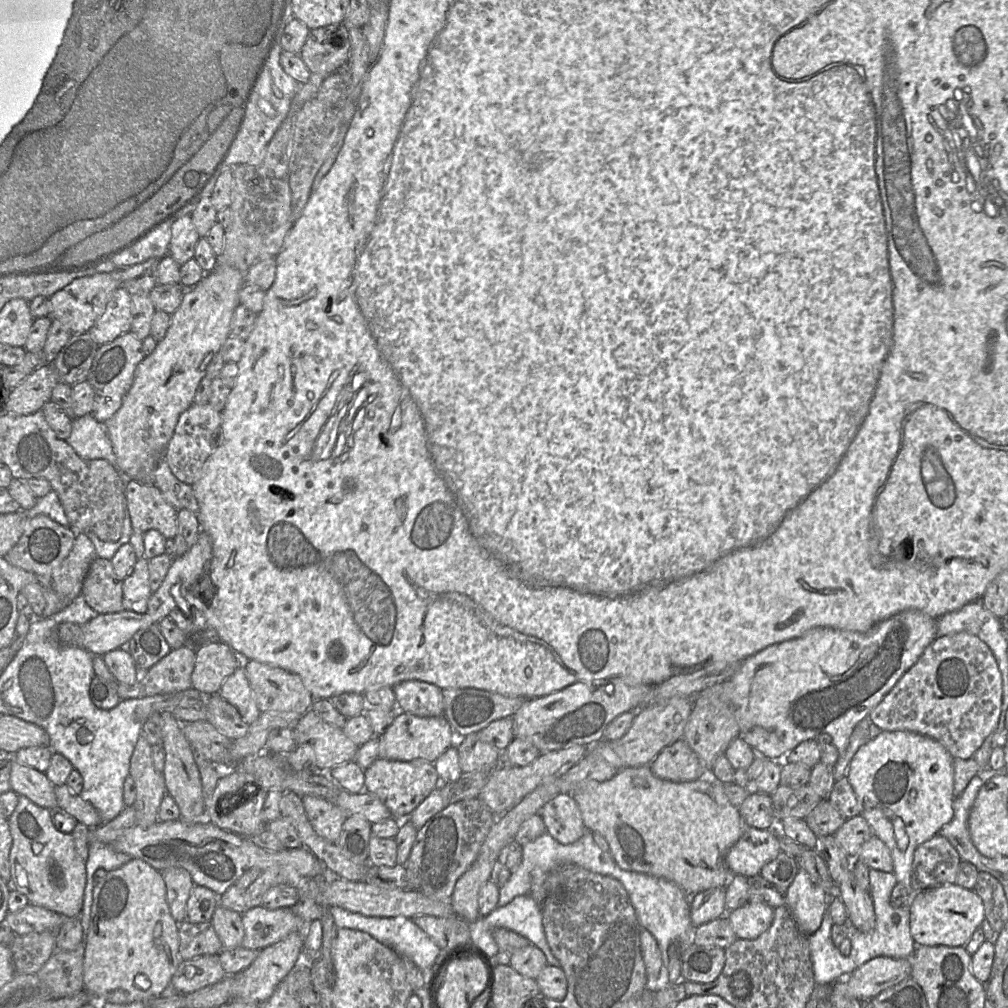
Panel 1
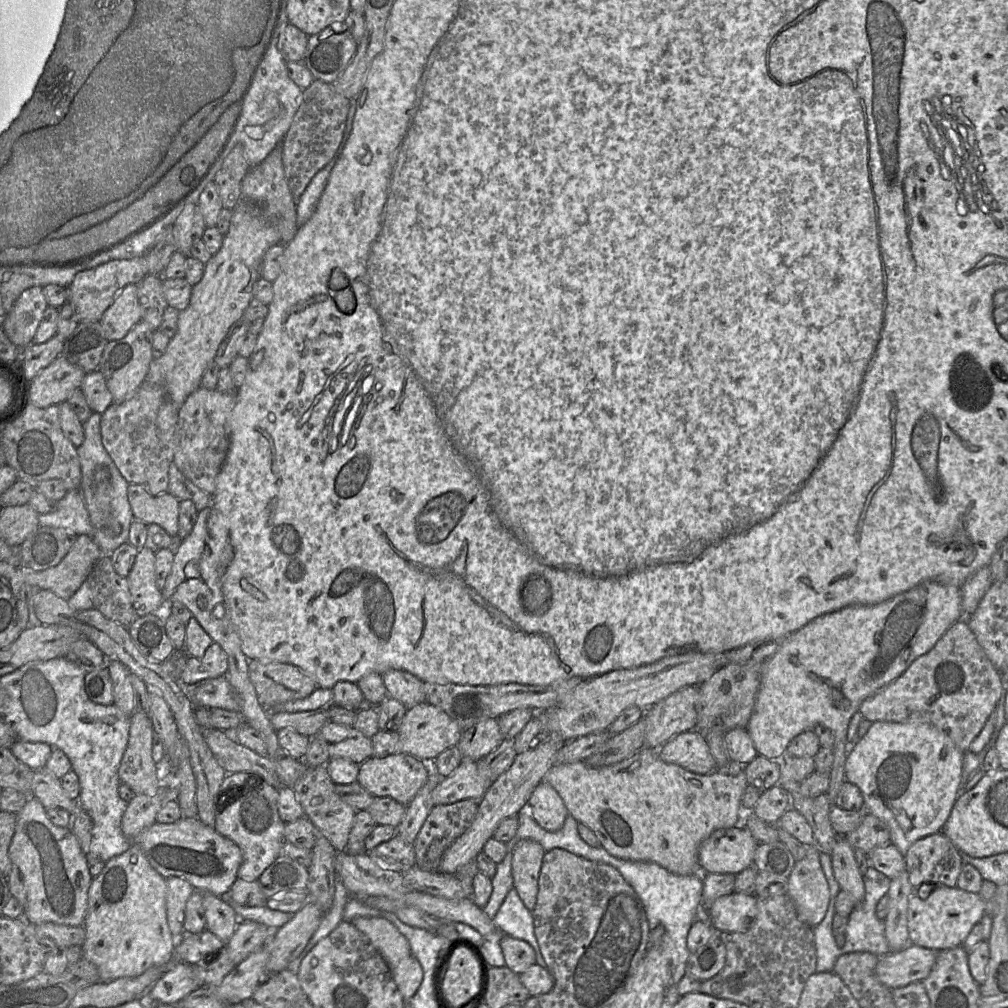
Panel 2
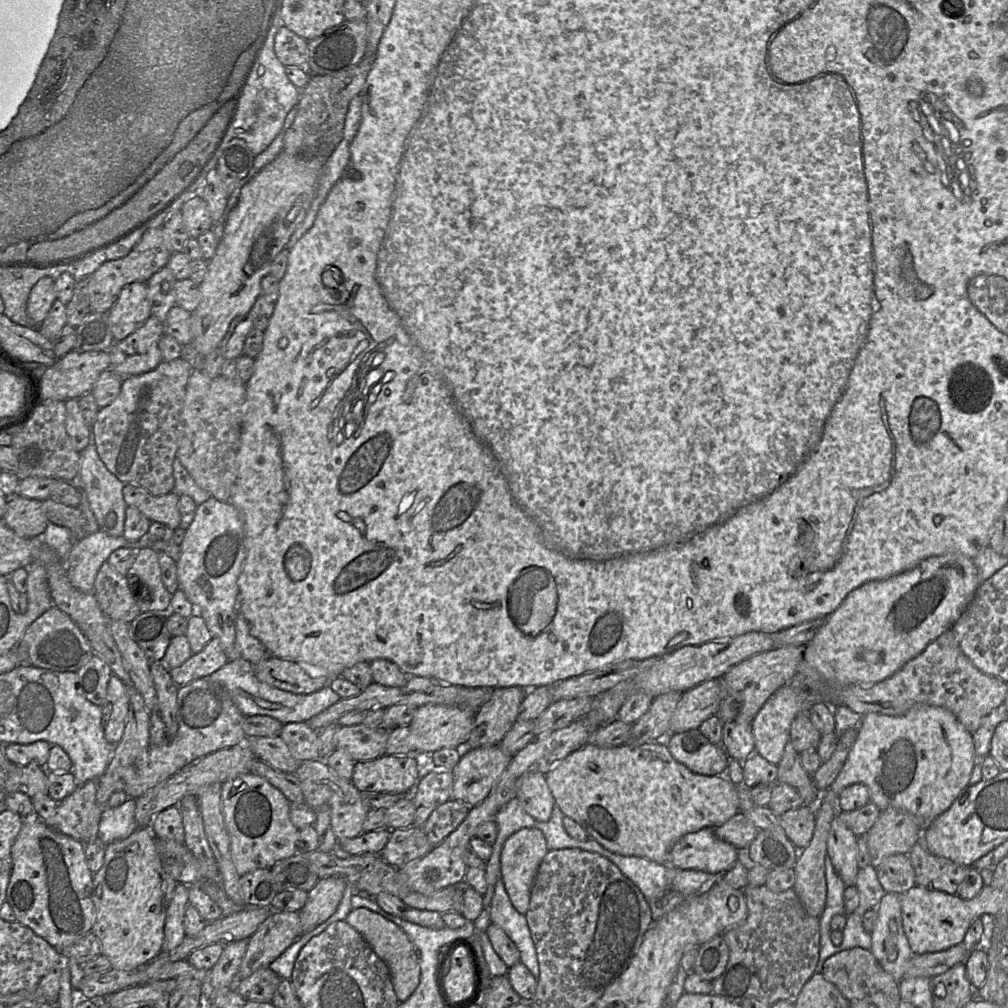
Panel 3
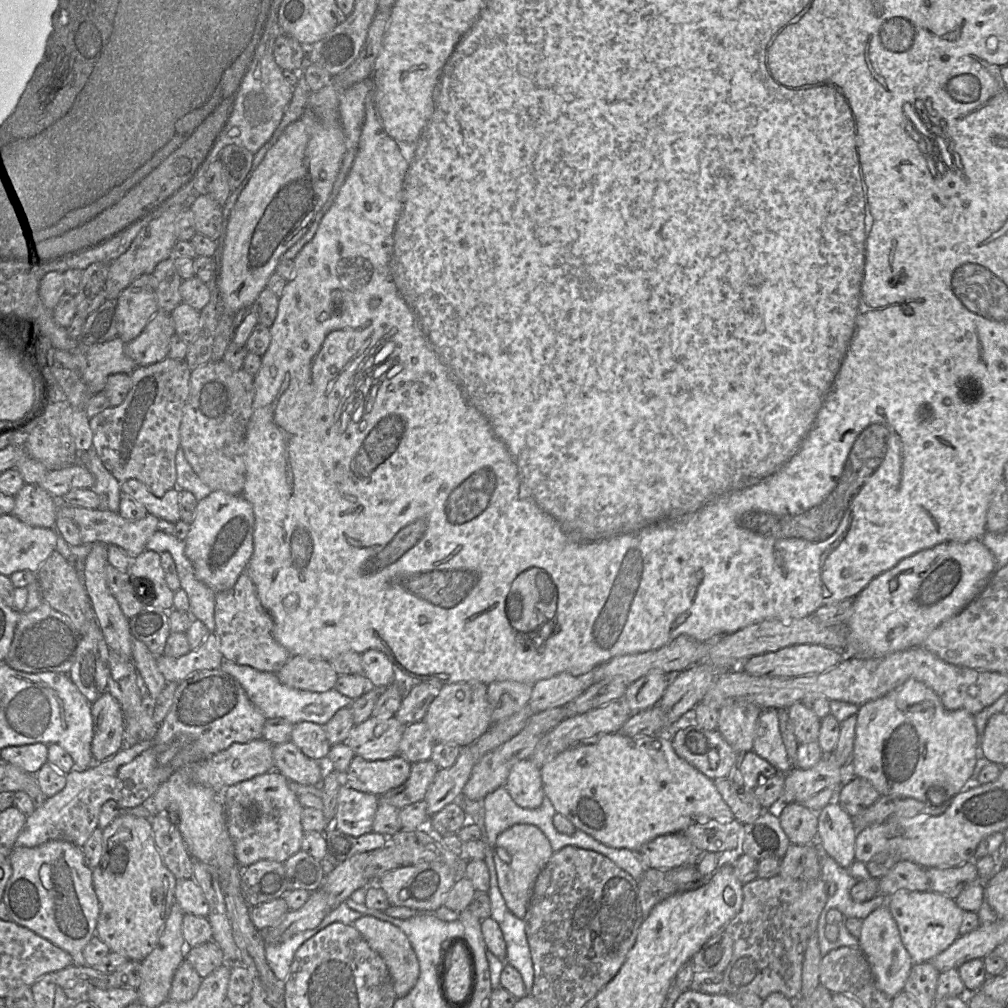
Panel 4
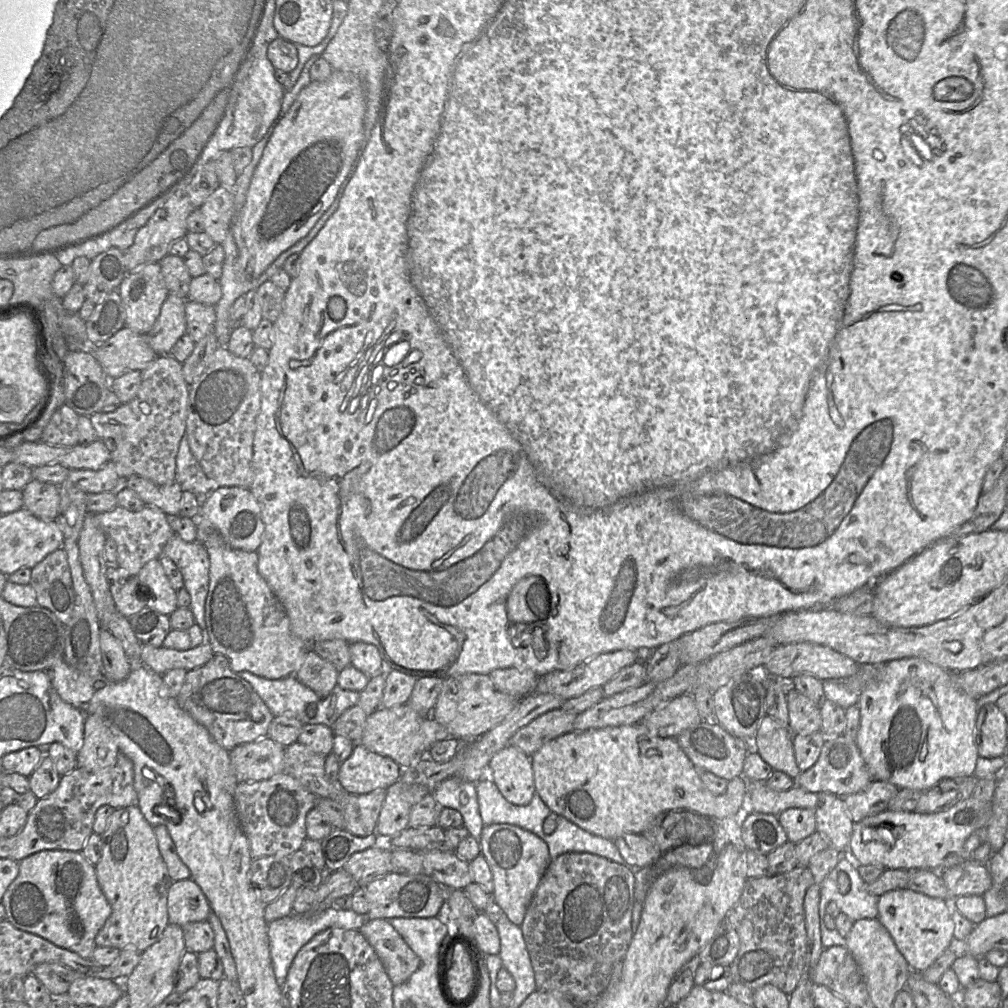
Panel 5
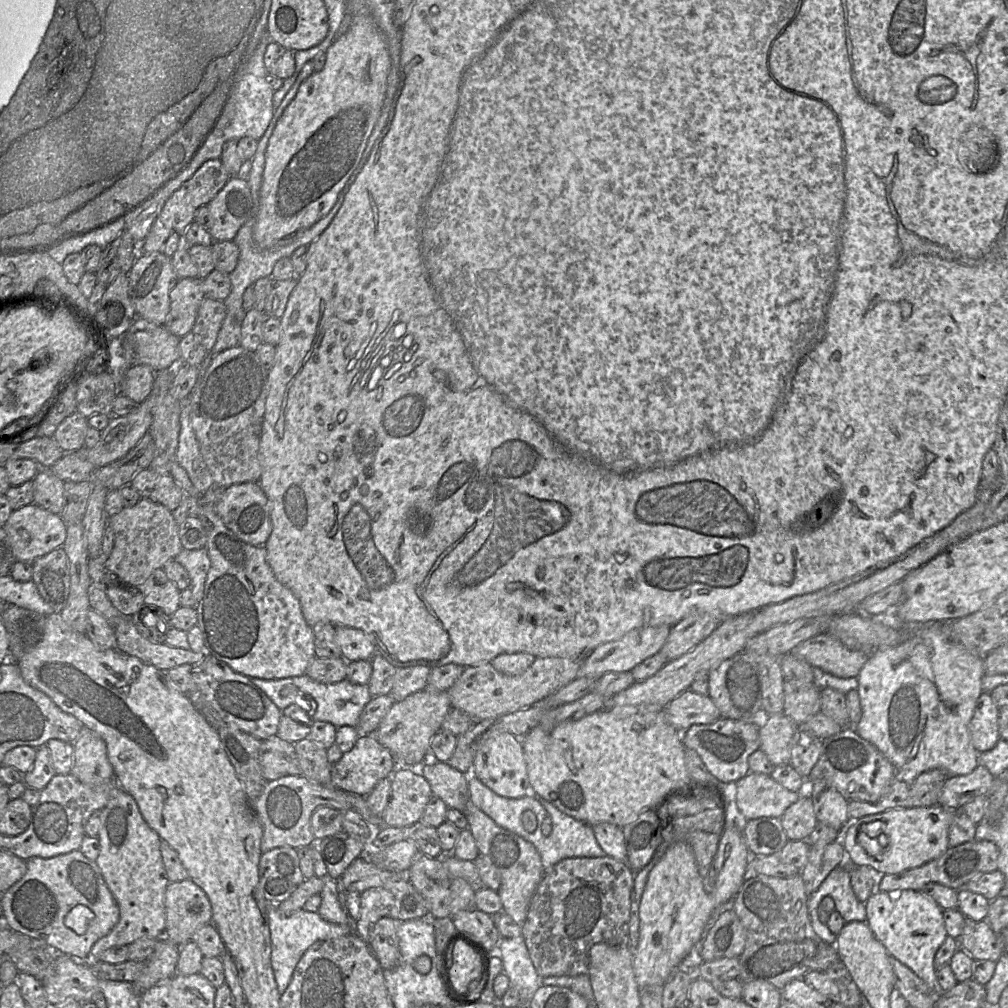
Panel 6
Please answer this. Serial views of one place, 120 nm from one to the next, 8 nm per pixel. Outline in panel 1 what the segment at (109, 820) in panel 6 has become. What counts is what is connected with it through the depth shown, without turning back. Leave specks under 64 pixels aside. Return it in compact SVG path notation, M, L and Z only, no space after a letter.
M132 858L122 867L107 872L94 886L90 927L85 939L84 989L98 1003L147 1002L168 991L182 961L179 954L179 923L171 915L162 872L139 858Z

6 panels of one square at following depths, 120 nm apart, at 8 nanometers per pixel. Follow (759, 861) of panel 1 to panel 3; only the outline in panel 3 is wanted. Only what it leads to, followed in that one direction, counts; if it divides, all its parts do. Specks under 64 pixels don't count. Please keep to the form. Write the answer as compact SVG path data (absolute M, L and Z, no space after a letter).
M705 827L682 836L673 845L669 864L679 869L722 875L742 857L742 852L715 835L714 827Z

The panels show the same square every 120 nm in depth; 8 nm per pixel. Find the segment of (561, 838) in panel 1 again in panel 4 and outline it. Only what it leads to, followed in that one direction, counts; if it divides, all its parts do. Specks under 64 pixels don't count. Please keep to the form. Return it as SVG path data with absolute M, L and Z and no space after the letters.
M531 759L516 762L505 782L513 801L522 808L538 808L545 796L540 767Z

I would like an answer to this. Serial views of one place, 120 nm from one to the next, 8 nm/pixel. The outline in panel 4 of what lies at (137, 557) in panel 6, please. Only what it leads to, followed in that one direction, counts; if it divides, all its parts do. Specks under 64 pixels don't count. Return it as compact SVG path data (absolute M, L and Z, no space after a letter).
M58 501L58 513L71 518L80 530L82 543L101 542L121 548L133 560L145 549L150 537L157 531L159 518L147 514L143 519L130 521L119 512L110 510L87 509L78 506L67 506Z

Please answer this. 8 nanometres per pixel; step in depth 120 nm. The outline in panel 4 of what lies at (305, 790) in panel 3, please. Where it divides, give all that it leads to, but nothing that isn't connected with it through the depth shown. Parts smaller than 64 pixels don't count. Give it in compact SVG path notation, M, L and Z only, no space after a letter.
M342 783L332 827L353 837L373 831L379 796L356 791Z

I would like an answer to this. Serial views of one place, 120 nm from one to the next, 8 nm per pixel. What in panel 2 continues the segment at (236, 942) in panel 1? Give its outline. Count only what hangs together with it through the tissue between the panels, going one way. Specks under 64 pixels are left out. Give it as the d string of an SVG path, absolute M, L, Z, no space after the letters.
M204 893L203 907L206 916L206 929L226 944L240 922L230 902L223 897Z

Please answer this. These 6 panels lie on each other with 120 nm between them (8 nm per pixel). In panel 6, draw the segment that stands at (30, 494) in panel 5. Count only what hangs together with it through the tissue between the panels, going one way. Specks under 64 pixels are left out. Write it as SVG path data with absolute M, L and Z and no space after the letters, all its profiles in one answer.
M41 468L32 481L34 503L52 513L60 515L65 504L65 481L45 468Z

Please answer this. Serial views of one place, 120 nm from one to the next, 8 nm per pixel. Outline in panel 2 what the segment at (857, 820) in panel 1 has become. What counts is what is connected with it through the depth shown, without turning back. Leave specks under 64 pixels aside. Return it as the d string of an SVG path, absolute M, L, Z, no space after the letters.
M866 813L860 825L844 836L854 849L861 849L866 853L878 847L891 843L888 825L875 815Z

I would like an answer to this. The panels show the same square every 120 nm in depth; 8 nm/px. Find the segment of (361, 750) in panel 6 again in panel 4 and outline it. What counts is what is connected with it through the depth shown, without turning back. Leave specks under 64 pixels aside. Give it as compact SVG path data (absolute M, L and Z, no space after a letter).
M355 755L342 775L342 783L356 791L380 796L402 785L408 779L410 770L411 763L401 755L375 761Z

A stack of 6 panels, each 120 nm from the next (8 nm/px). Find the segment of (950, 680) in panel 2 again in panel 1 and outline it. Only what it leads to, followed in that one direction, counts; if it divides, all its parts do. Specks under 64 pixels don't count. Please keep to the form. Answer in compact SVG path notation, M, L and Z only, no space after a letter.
M958 632L936 638L868 717L882 731L919 733L940 742L953 758L969 759L996 730L1002 695L1002 676L990 648L977 636Z

